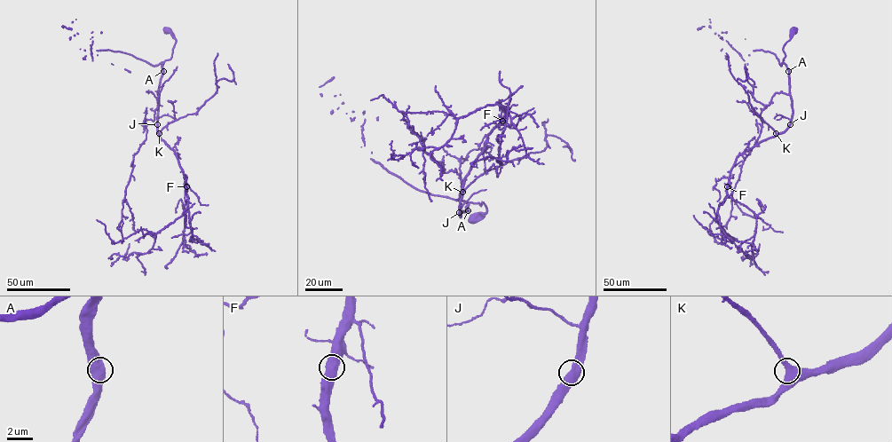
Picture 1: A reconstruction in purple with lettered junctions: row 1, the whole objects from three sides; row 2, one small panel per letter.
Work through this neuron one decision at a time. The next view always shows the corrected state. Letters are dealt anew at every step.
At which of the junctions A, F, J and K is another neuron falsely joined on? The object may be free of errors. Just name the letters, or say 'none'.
none

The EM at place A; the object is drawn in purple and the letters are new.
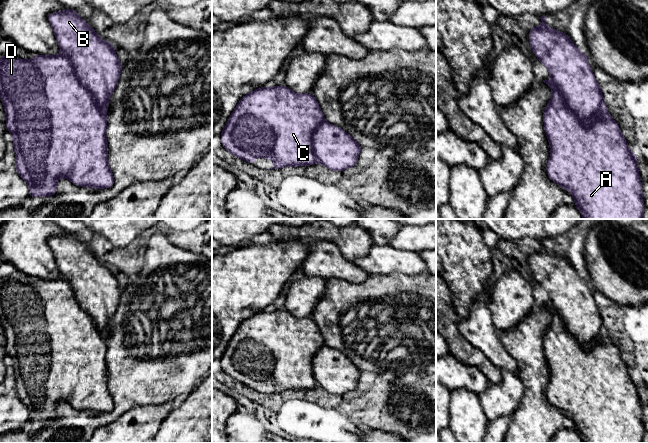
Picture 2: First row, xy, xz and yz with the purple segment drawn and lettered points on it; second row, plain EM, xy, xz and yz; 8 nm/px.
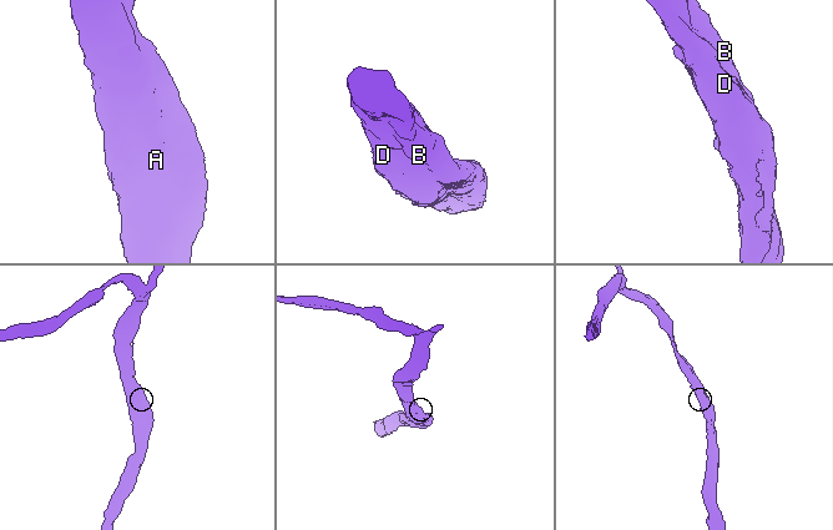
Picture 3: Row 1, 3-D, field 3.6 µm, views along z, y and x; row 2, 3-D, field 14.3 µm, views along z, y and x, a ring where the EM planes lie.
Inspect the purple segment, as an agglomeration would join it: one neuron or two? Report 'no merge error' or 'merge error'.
no merge error

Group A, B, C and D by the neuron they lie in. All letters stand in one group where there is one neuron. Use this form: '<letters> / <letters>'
A B C D

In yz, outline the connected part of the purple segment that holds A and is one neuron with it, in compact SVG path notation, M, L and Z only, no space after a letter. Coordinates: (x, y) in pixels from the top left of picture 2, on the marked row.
M545 16L540 18L542 24L529 31L529 43L552 78L551 81L543 80L552 90L551 100L543 111L544 130L551 148L546 167L548 177L572 194L584 219L642 219L644 201L638 156L631 152L619 126L607 111L601 87L587 62L587 54L583 54L567 34L549 28Z

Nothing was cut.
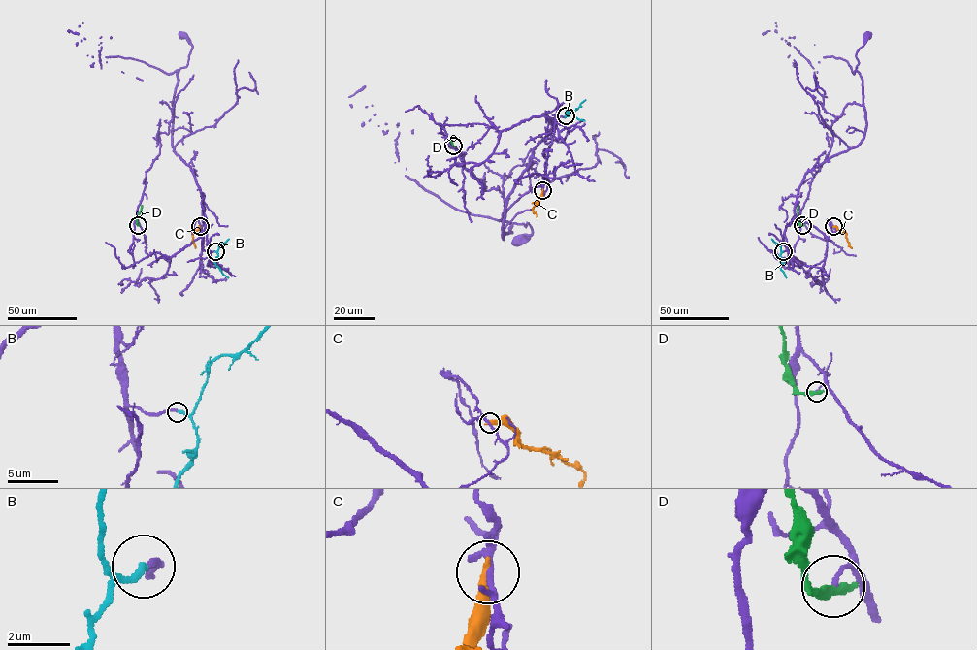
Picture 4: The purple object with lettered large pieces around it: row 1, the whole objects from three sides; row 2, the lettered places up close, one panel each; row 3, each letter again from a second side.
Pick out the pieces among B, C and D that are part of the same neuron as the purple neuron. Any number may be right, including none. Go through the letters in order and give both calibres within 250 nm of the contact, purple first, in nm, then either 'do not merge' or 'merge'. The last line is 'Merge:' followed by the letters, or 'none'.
B: calibres 160 and 180 nm; merge
C: calibres 150 and 400 nm; do not merge
D: calibres 90 and 280 nm; do not merge
Merge: B

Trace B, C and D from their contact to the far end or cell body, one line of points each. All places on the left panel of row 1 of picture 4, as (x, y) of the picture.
B: (215, 251), (217, 254), (215, 264), (228, 277)
C: (200, 226), (192, 233), (195, 248)
D: (138, 225), (137, 220), (142, 205)

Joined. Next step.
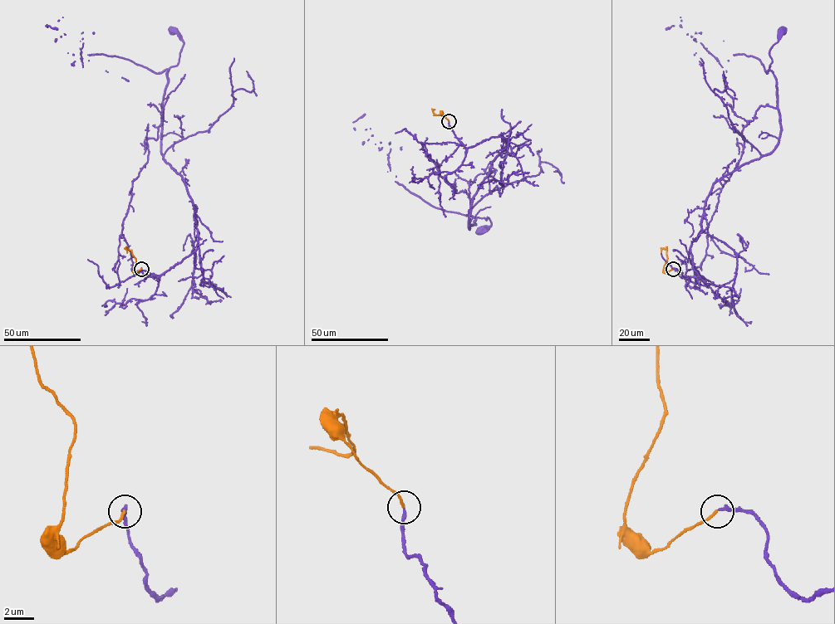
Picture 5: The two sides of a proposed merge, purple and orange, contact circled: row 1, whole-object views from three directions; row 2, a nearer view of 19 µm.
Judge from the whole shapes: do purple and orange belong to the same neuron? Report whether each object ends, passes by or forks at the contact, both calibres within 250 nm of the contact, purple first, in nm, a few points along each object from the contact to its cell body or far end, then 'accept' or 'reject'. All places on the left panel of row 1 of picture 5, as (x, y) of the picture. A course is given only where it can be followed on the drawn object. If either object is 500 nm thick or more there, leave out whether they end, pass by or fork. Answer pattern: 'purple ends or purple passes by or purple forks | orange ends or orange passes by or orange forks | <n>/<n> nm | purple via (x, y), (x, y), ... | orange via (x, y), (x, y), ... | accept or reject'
purple ends | orange ends | 220/160 nm | purple via (141, 268), (157, 278), (197, 248), (192, 199), (161, 148), (168, 70), (184, 44), (174, 31) | orange via (141, 268), (135, 272), (135, 258), (131, 251), (125, 248), (127, 252) | accept

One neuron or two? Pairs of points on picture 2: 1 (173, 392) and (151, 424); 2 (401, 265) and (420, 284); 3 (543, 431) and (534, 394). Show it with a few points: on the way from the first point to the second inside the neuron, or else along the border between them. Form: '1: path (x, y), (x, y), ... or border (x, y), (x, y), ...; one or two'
1: border (175, 403), (164, 402), (143, 406); two
2: border (424, 273), (386, 274); two
3: path (535, 422), (535, 403); one

